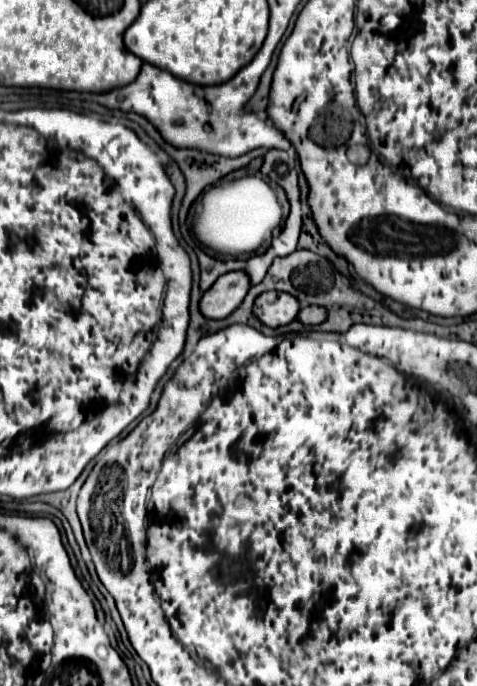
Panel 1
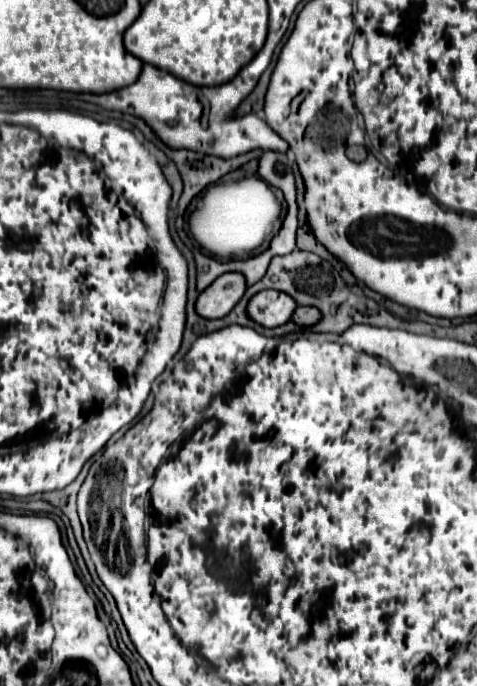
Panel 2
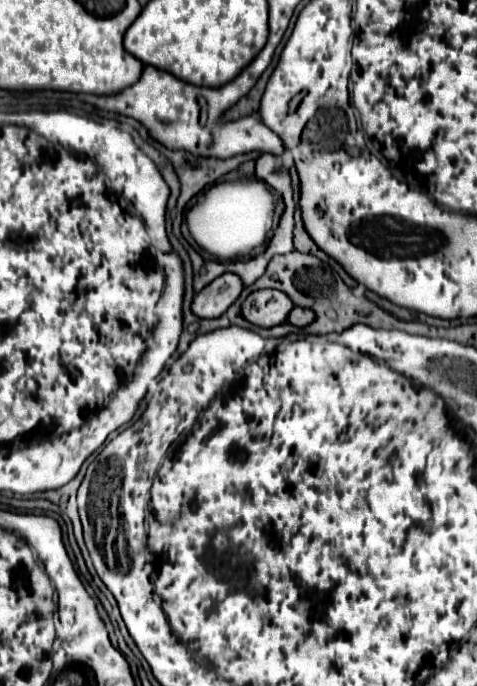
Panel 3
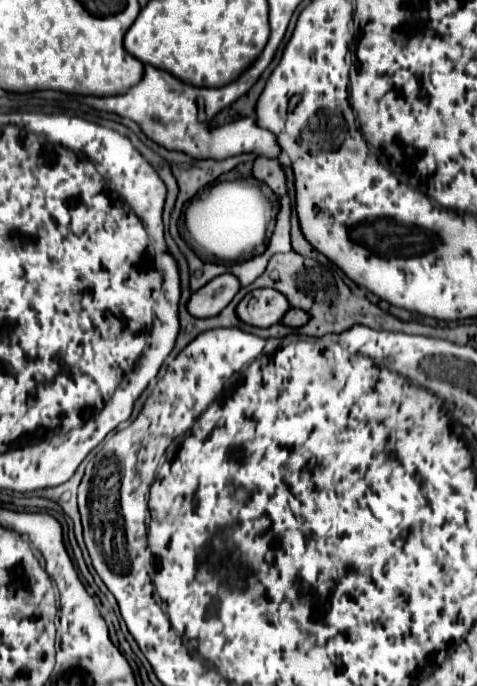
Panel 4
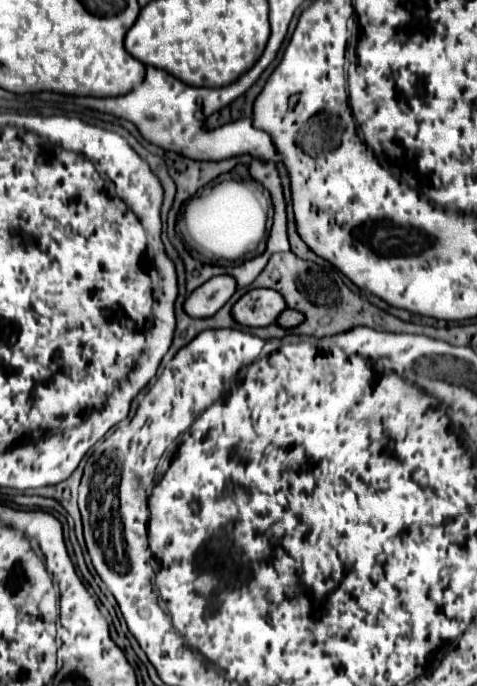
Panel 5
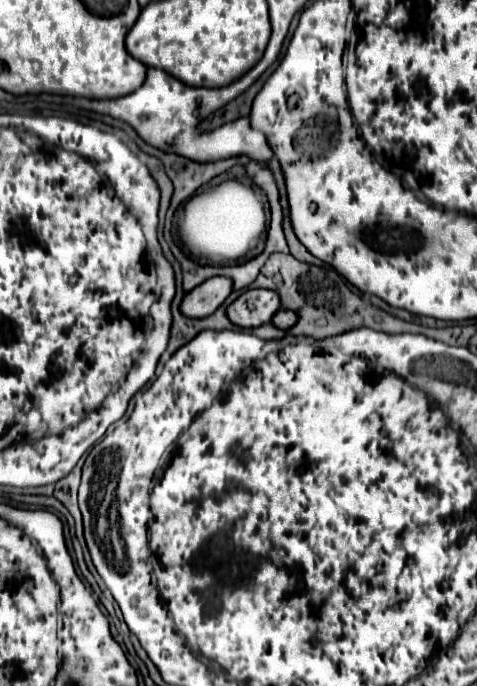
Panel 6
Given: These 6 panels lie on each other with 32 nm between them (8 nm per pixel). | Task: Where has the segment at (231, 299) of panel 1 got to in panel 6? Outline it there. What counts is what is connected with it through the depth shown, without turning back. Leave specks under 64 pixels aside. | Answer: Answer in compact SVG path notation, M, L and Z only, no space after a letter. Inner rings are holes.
M224 276L208 278L200 286L196 286L192 292L188 292L182 298L180 312L186 318L206 318L210 316L232 292L232 284Z

